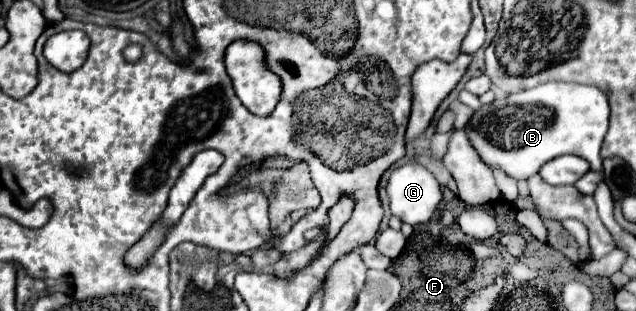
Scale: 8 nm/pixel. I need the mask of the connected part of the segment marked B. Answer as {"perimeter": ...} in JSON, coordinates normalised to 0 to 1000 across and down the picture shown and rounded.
{"perimeter":[[[858,264],[836,289],[824,289],[799,315],[777,322],[767,341],[758,341],[733,405],[733,431],[739,437],[739,457],[745,463],[745,476],[752,482],[755,508],[764,527],[783,534],[811,579],[821,579],[846,559],[852,527],[887,495],[921,508],[931,547],[943,547],[947,540],[943,469],[956,424],[956,379],[959,379],[959,334],[943,283],[906,264]]]}

